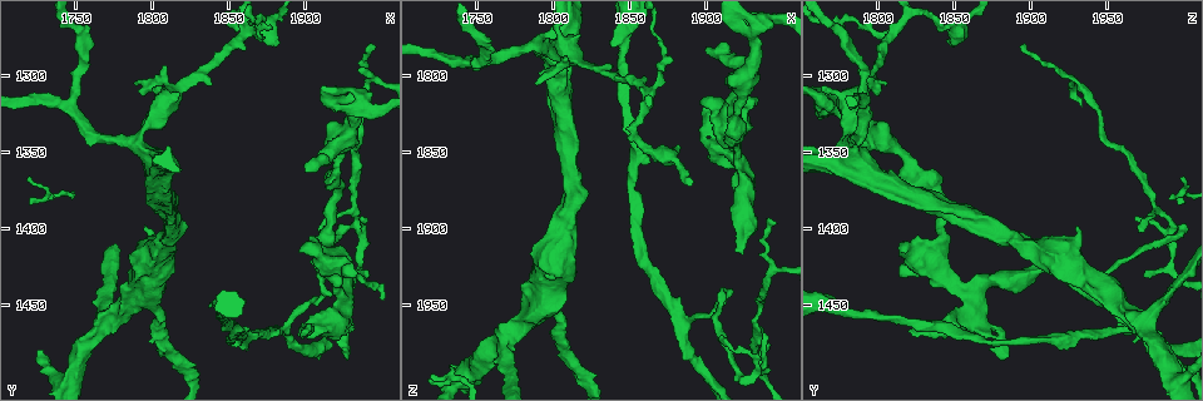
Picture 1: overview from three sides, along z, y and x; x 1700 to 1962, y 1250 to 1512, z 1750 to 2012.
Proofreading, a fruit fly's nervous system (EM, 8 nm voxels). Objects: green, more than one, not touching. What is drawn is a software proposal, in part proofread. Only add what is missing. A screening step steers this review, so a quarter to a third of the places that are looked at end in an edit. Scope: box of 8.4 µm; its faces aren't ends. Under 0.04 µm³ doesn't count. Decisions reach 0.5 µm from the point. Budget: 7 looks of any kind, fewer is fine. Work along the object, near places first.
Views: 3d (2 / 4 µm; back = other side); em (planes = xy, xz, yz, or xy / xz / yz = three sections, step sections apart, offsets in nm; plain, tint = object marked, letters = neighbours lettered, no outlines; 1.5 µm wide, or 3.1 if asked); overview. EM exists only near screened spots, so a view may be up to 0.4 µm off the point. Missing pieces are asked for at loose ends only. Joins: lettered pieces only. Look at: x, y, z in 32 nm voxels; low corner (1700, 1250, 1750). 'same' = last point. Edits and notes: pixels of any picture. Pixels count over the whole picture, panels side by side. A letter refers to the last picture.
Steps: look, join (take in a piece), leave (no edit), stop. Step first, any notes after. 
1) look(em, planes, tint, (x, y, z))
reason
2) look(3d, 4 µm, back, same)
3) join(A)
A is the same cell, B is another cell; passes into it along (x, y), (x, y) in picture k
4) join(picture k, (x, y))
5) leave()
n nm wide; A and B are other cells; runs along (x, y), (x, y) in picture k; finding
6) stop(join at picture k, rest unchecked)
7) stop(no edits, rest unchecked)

look(em, yz, step 8, plain, (1946, 1280, 1898))
an open end

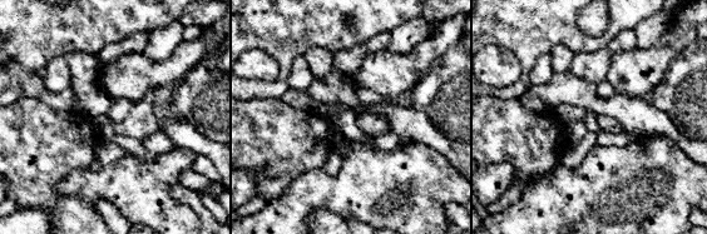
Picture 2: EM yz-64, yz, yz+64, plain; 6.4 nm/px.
look(em, yz, step 8, letters, same)

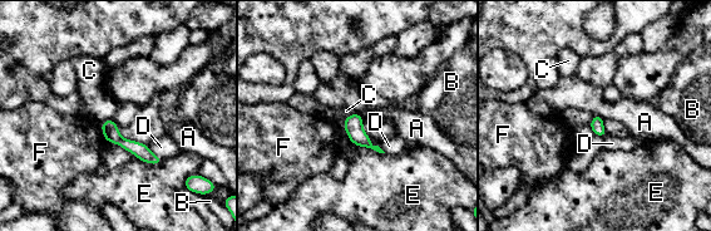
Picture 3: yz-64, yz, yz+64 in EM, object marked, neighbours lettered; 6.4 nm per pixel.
leave()
80 nm wide; A, B, C, D, E and F are other cells; border along (595, 114), (603, 119) in picture 3; none of them fits

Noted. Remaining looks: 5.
look(em, xy, step 8, letters, (1900, 1360, 1780))
free end

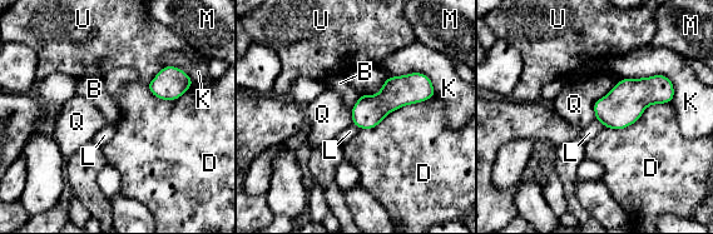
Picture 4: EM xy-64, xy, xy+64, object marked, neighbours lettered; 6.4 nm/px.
leave()
D touches over 550 nm; B, D, K, L, M, Q and U are other cells; no lettered piece goes on from it

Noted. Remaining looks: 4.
look(em, xy, step 8, letters, (1908, 1402, 1972))
thin end

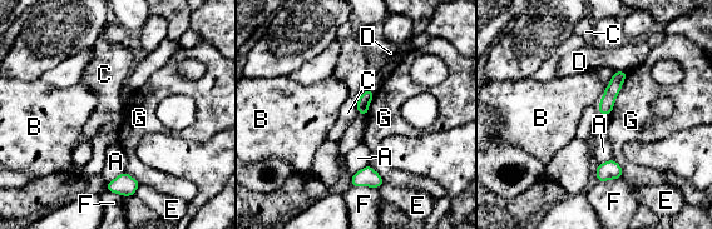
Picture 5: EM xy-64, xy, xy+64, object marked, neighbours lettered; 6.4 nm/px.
look(em, planes, letters, same)
cut it another way

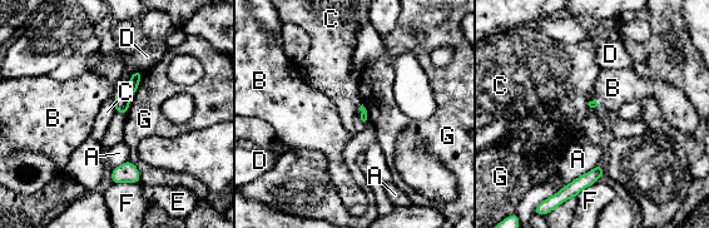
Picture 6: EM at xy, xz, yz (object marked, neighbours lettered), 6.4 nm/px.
leave()
A, B, C, D, E, F and G are other cells; border along (113, 104), (115, 110) in picture 6; none of them fits

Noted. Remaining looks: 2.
stop(no edits, rest unchecked)

